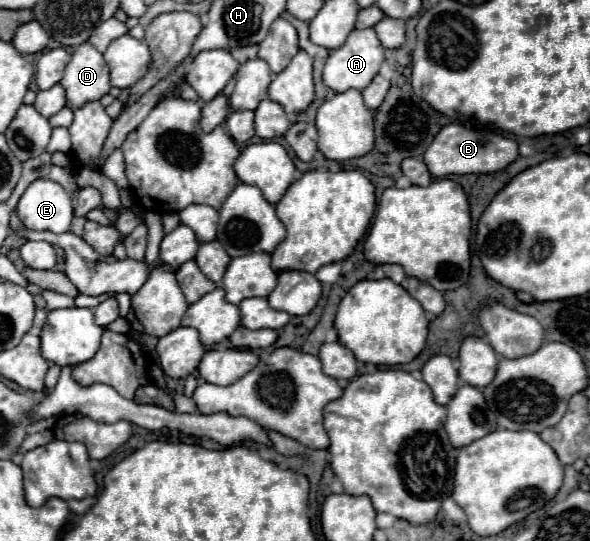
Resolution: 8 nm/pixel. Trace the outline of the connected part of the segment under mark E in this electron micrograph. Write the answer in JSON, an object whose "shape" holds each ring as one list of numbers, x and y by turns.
{"shape":[[50,179,34,181,16,205,16,213,26,229,64,233,72,227,74,211,70,195,60,183]]}

